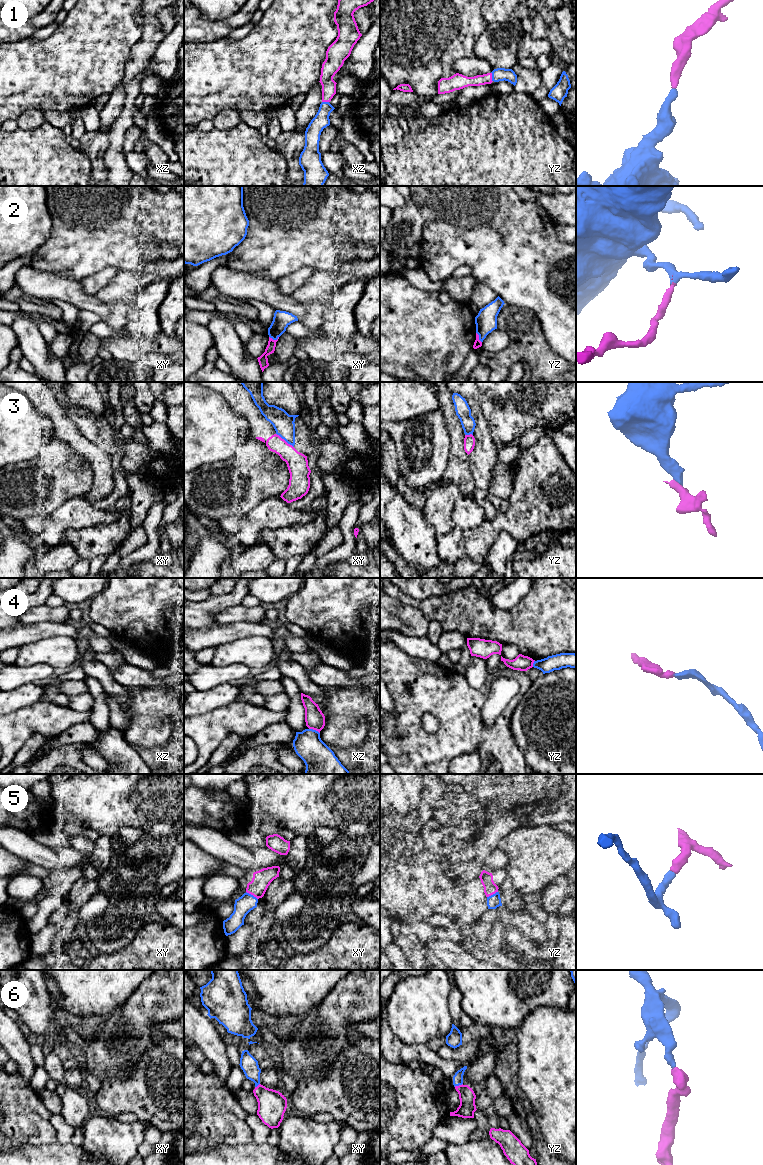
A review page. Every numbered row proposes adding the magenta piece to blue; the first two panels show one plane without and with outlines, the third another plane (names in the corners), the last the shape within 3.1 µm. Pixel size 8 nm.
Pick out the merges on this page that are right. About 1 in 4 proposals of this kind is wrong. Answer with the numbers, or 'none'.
1, 2, 5, 6

